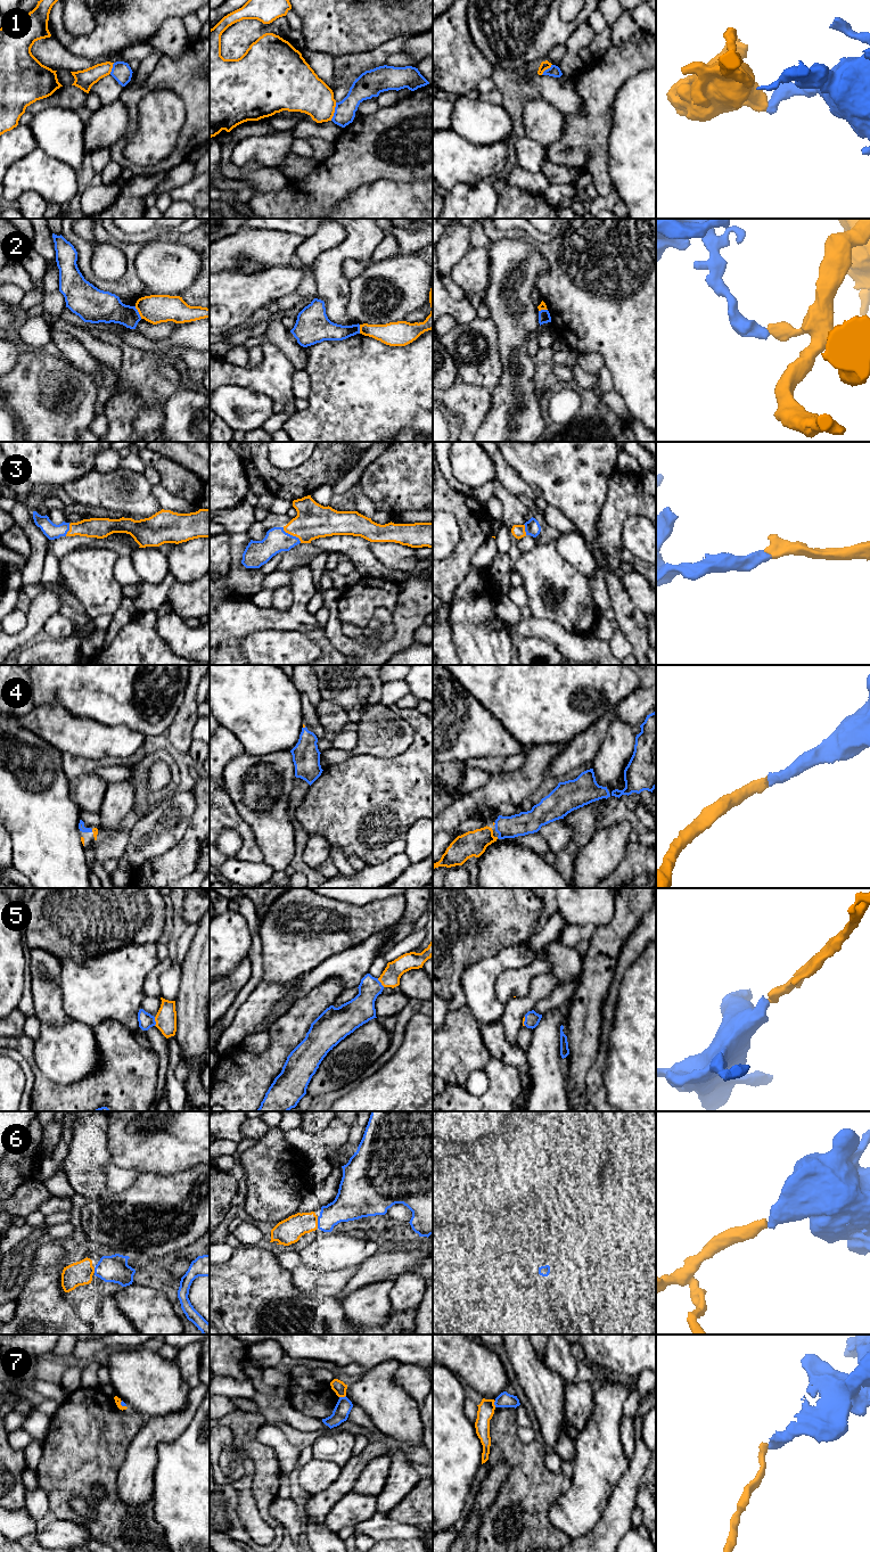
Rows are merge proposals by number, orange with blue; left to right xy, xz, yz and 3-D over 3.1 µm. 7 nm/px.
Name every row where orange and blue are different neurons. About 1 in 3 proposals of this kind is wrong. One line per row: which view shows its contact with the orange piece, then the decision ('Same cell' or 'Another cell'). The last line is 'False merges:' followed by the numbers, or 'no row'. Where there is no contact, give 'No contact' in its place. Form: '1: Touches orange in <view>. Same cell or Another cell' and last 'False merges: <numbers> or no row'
1: Touches orange in xz. Another cell
2: Touches orange in xy. Another cell
3: Touches orange in xz. Same cell
4: Touches orange in xy. Same cell
5: Touches orange in xy. Same cell
6: Touches orange in xz. Same cell
7: Touches orange in xz. Another cell
False merges: 1, 2, 7

